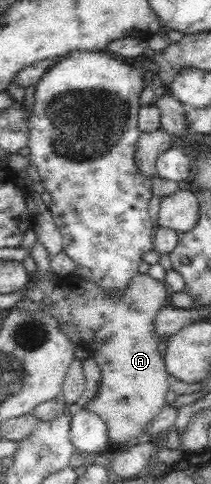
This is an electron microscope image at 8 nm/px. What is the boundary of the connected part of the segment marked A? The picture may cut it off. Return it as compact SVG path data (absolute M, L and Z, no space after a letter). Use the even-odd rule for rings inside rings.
M51 269L38 286L44 294L42 304L57 321L77 325L81 342L90 345L91 357L101 369L98 393L85 403L85 410L103 419L115 450L134 444L167 404L168 374L154 332L156 313L168 299L164 281L138 273L124 292L108 295L92 279L73 274L61 277Z

